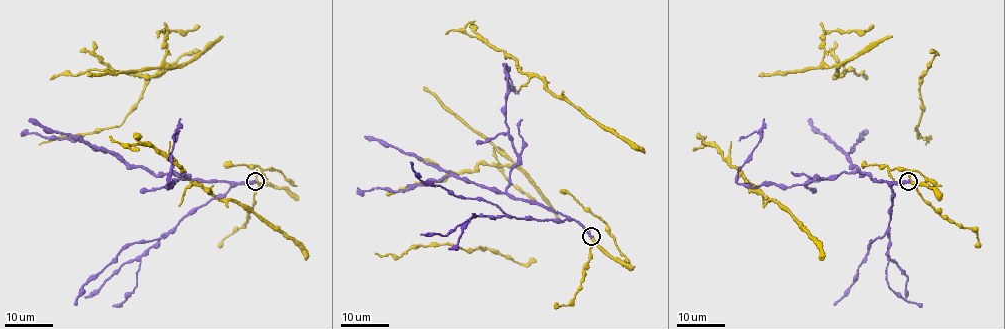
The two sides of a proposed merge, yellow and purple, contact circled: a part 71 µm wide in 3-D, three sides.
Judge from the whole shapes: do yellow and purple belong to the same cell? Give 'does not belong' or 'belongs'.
belongs

